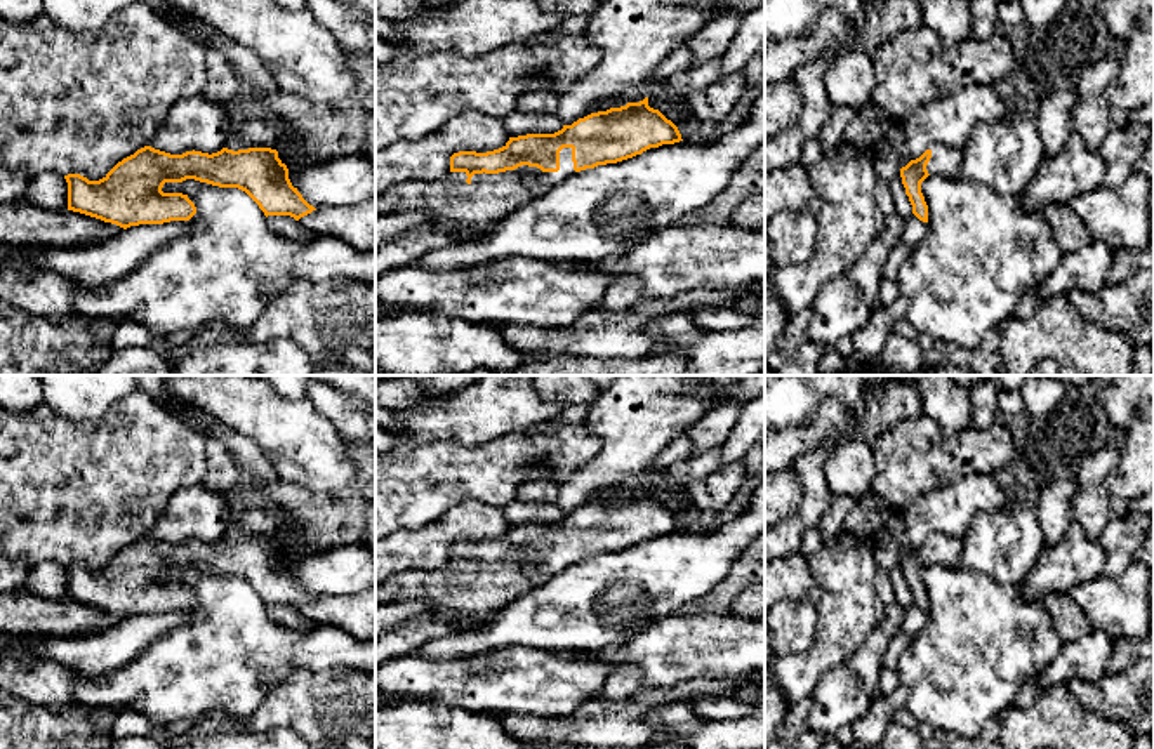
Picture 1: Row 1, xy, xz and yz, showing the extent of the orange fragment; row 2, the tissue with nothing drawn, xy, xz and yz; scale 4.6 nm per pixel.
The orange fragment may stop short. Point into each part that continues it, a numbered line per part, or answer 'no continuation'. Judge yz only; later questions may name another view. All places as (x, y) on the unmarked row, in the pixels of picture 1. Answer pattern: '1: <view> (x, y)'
1: yz (946, 550)

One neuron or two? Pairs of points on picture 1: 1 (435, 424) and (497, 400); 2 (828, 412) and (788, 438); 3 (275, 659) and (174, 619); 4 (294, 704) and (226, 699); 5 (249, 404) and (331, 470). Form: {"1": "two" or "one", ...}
{"1": "one", "2": "one", "3": "two", "4": "two", "5": "one"}

